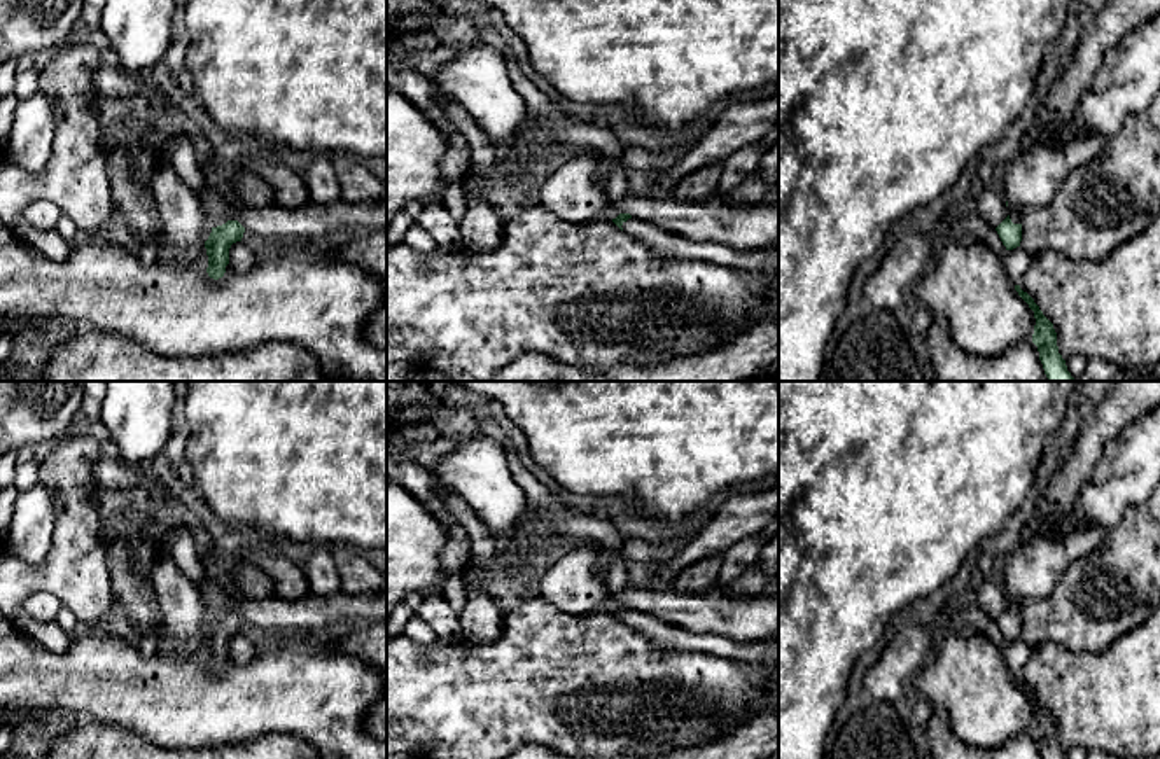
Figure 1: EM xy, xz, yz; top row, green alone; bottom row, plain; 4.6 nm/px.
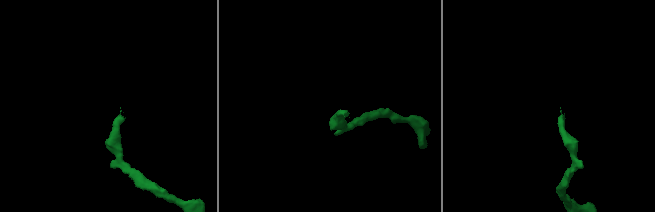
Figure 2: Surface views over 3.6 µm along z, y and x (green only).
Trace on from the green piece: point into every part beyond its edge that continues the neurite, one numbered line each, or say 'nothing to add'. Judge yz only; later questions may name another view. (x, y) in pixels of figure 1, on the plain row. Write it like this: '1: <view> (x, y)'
1: yz (1033, 570)

